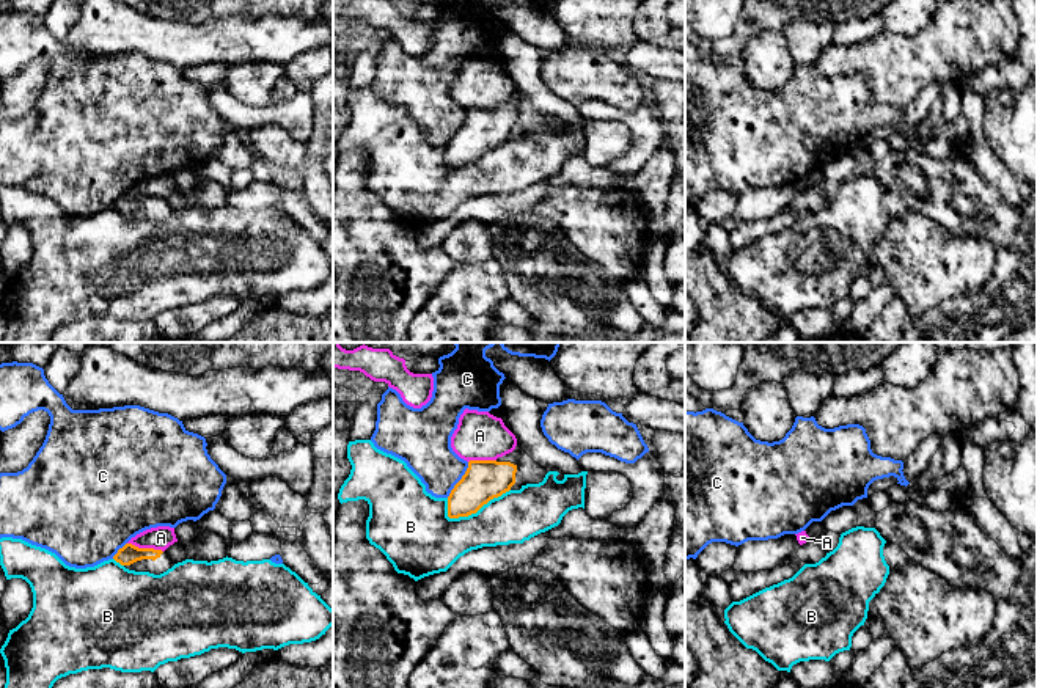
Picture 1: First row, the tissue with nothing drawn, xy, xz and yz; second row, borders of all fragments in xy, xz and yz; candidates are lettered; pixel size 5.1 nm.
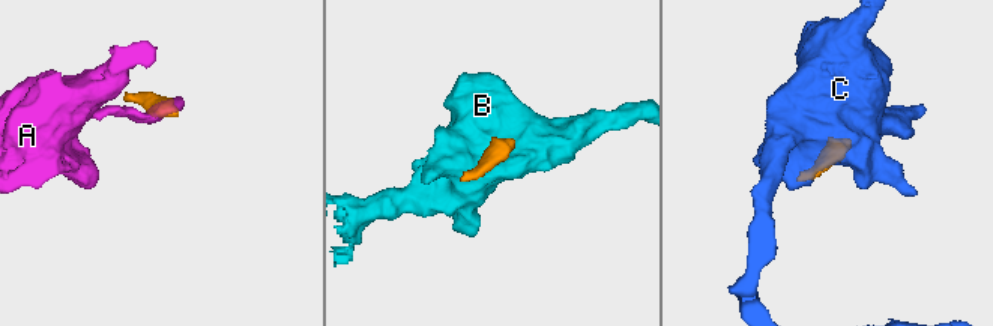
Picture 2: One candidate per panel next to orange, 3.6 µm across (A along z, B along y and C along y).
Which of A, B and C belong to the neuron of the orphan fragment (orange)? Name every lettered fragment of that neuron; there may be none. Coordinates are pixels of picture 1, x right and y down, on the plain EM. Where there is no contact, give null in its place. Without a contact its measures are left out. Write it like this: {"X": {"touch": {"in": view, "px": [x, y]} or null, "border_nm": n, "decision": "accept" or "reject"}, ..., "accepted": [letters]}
{"A": {"touch": {"in": "xy", "px": [145, 197]}, "border_nm": 190, "decision": "reject"}, "B": {"touch": {"in": "xz", "px": [478, 157]}, "border_nm": 360, "decision": "reject"}, "C": {"touch": {"in": "xz", "px": [461, 128]}, "border_nm": 220, "decision": "reject"}, "accepted": []}

